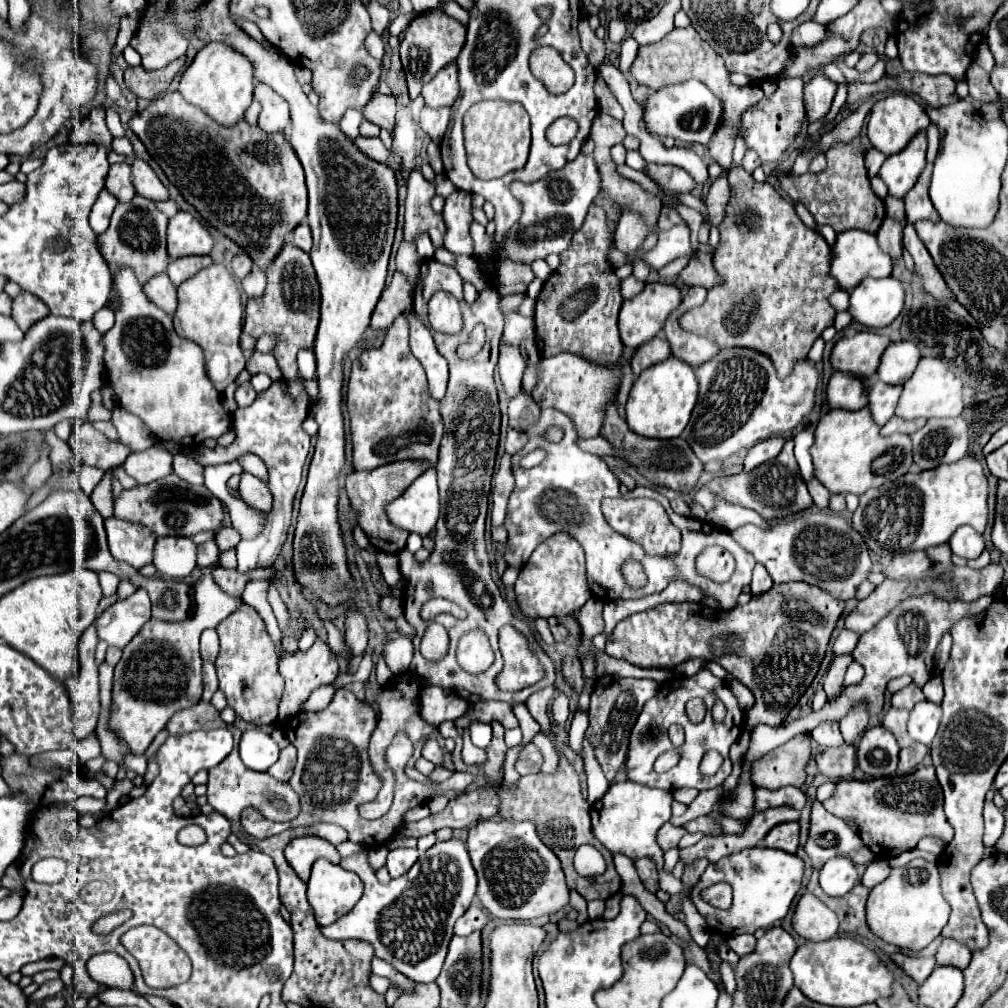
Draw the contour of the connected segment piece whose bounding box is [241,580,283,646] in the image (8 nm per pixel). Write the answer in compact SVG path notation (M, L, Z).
M251 580L245 586L245 592L243 592L241 598L243 598L245 604L253 606L259 612L259 616L265 620L265 626L267 626L267 632L269 632L273 644L279 646L283 634L281 634L281 630L277 626L277 620L275 620L275 614L273 614L271 606L269 606L267 592L269 592L269 580Z

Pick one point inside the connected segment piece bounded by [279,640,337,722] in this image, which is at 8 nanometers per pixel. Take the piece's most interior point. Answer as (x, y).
(303, 671)

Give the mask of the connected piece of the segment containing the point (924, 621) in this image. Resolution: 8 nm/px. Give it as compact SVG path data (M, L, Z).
M923 596L923 598L911 598L905 600L903 604L899 604L899 608L895 608L893 612L889 612L875 628L871 628L869 632L865 632L859 638L857 648L853 650L853 660L859 662L865 668L865 676L861 682L847 686L843 696L837 698L835 702L827 702L823 706L823 710L819 712L811 712L809 716L803 716L799 720L793 720L789 724L781 724L781 726L757 726L751 732L751 744L749 744L749 760L755 760L761 754L767 754L769 750L777 748L779 744L785 744L787 740L791 740L795 734L809 734L819 722L833 722L833 720L841 720L843 716L847 716L847 710L853 708L855 704L867 704L869 706L870 717L878 717L884 706L884 692L887 682L897 678L897 676L905 676L909 674L913 678L913 682L923 688L925 682L931 678L933 672L933 656L935 650L943 638L943 634L949 630L951 620L963 618L963 616L973 616L983 612L989 604L993 602L993 596L983 596L975 602L945 602L939 600L935 596Z

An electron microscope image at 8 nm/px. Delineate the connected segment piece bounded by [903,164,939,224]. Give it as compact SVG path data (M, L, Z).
M931 164L925 166L921 172L919 180L915 186L905 194L905 218L907 222L917 222L917 220L939 220L939 214L929 198L929 178L931 178Z

